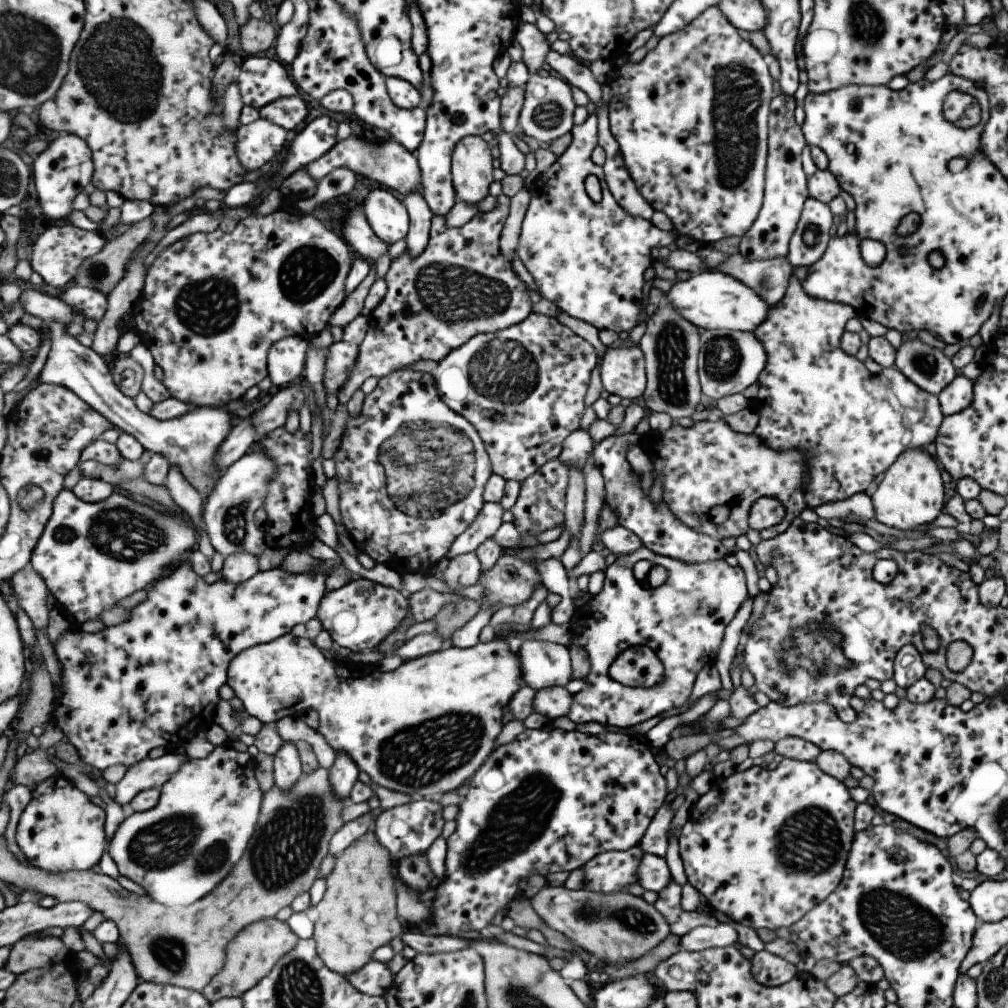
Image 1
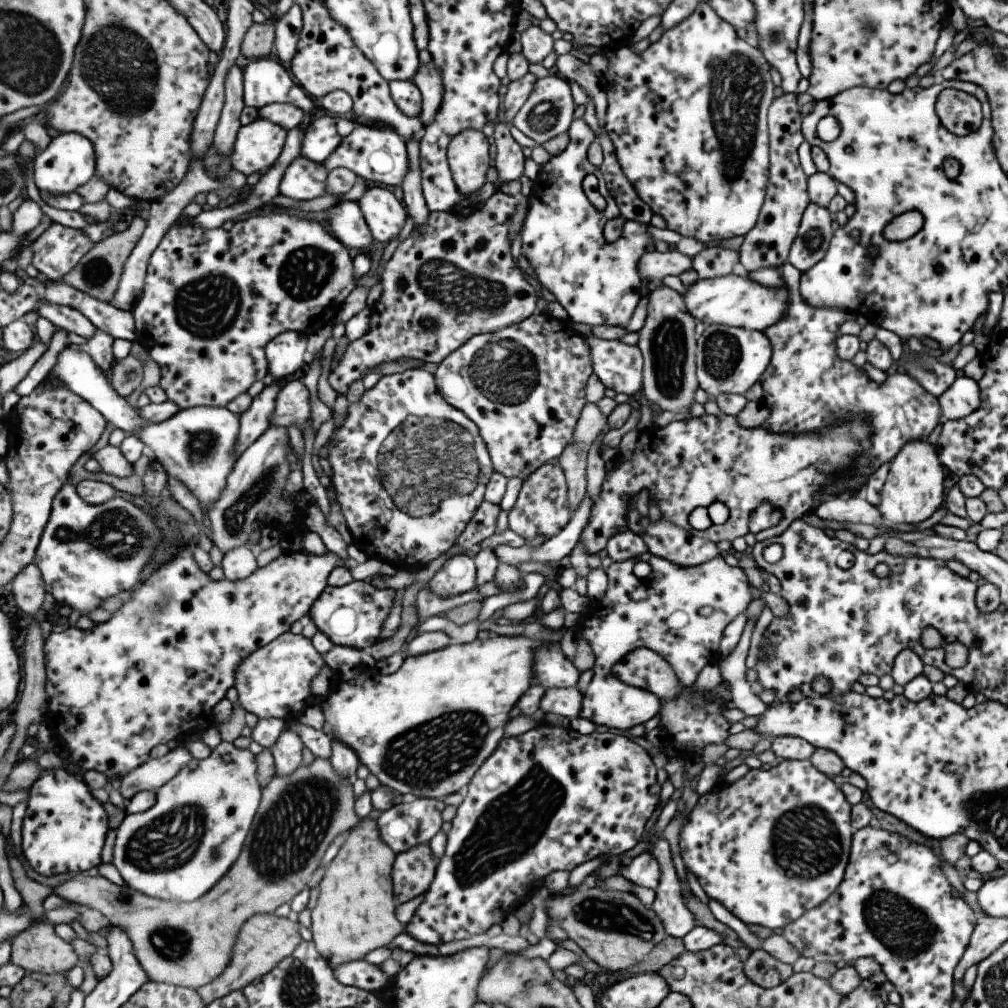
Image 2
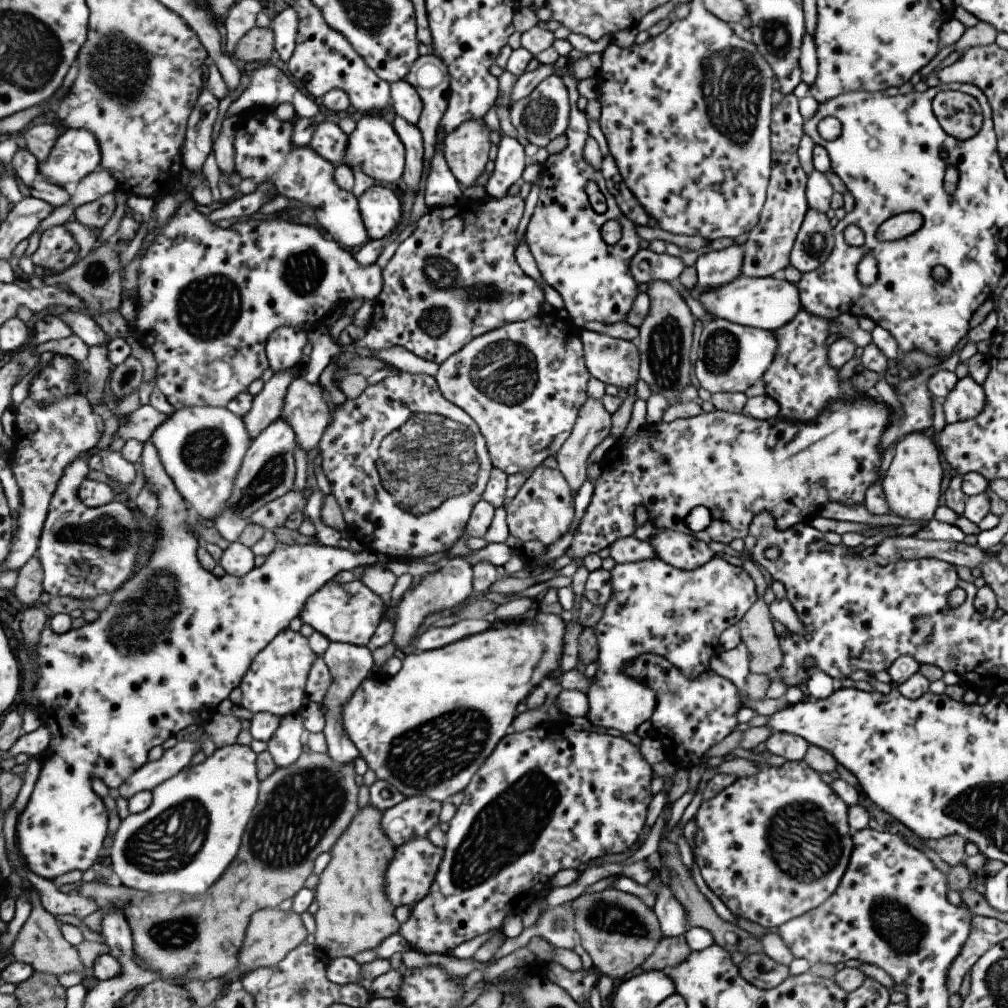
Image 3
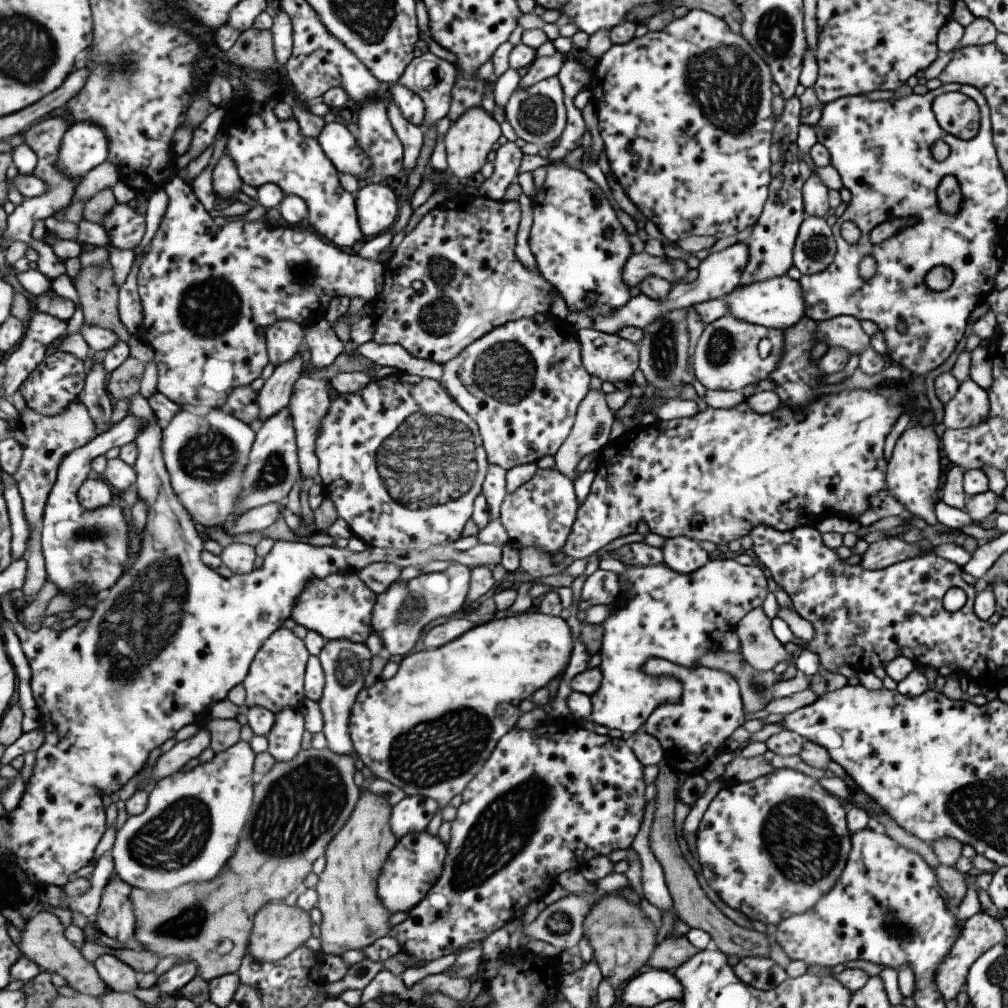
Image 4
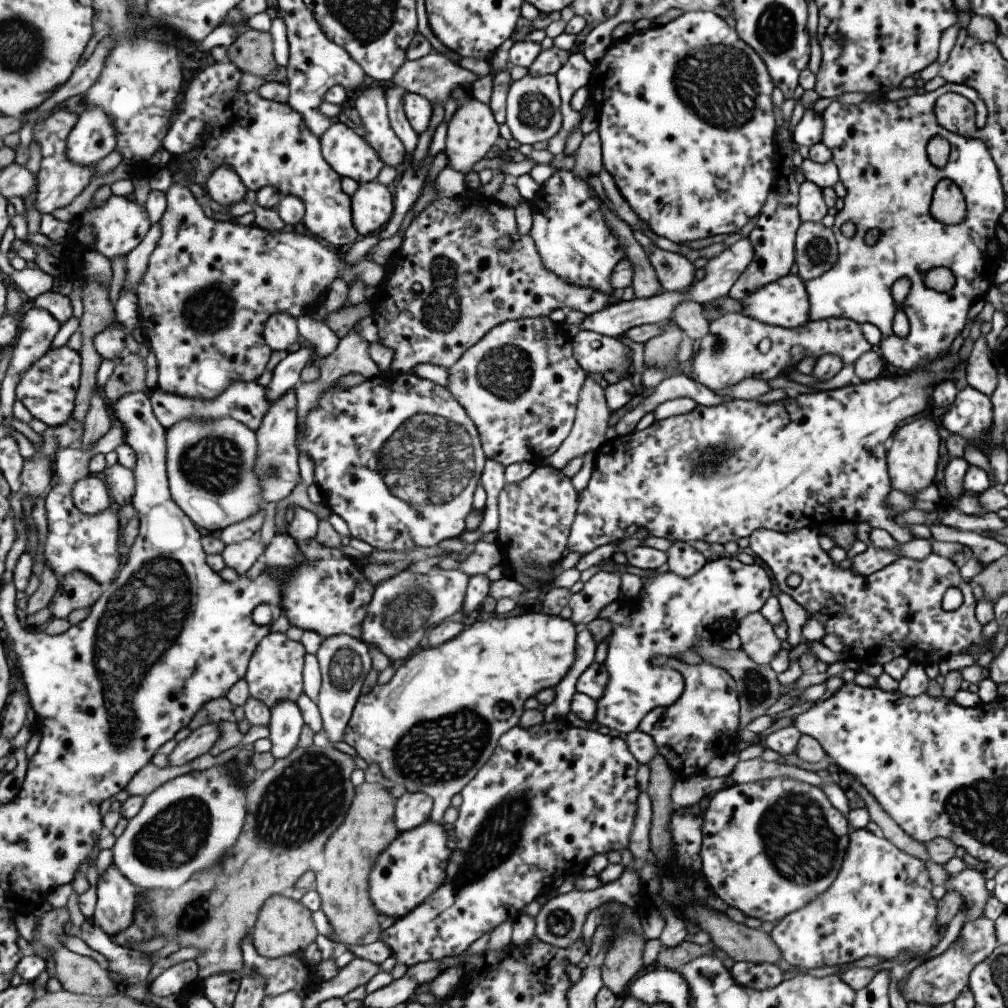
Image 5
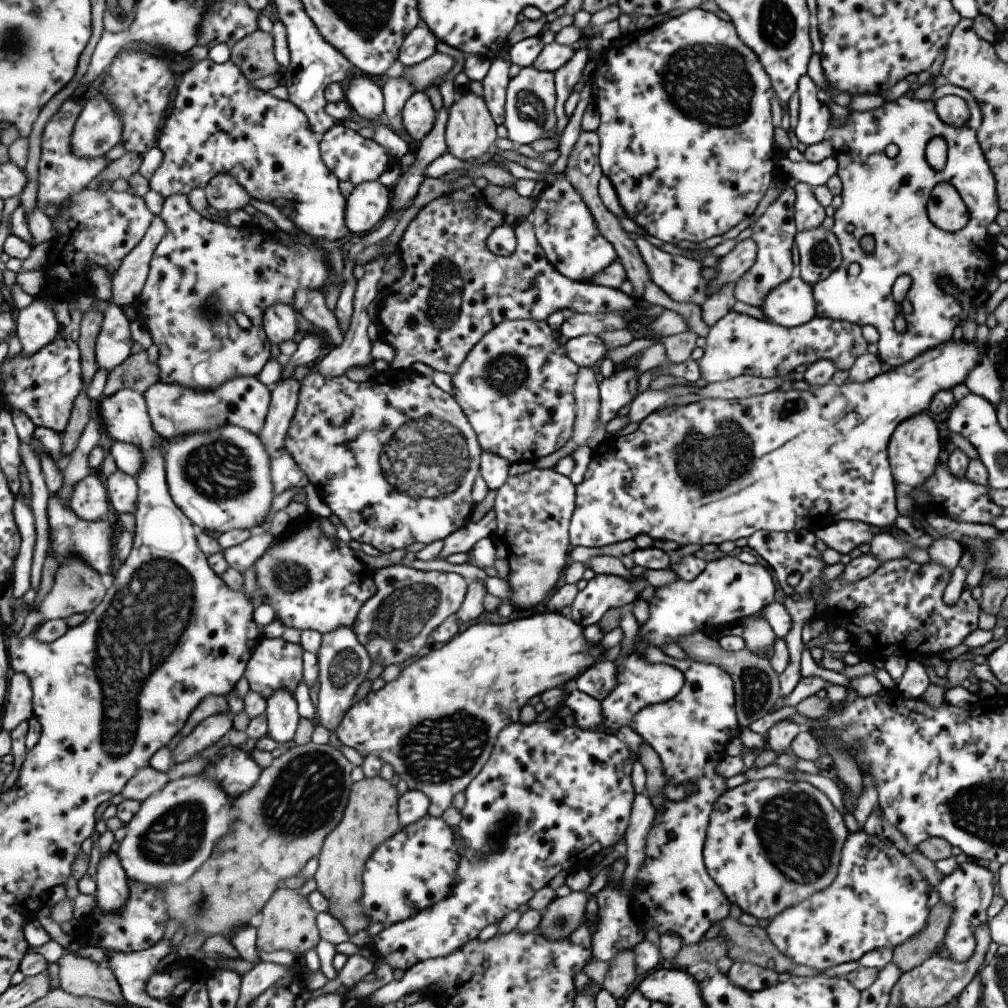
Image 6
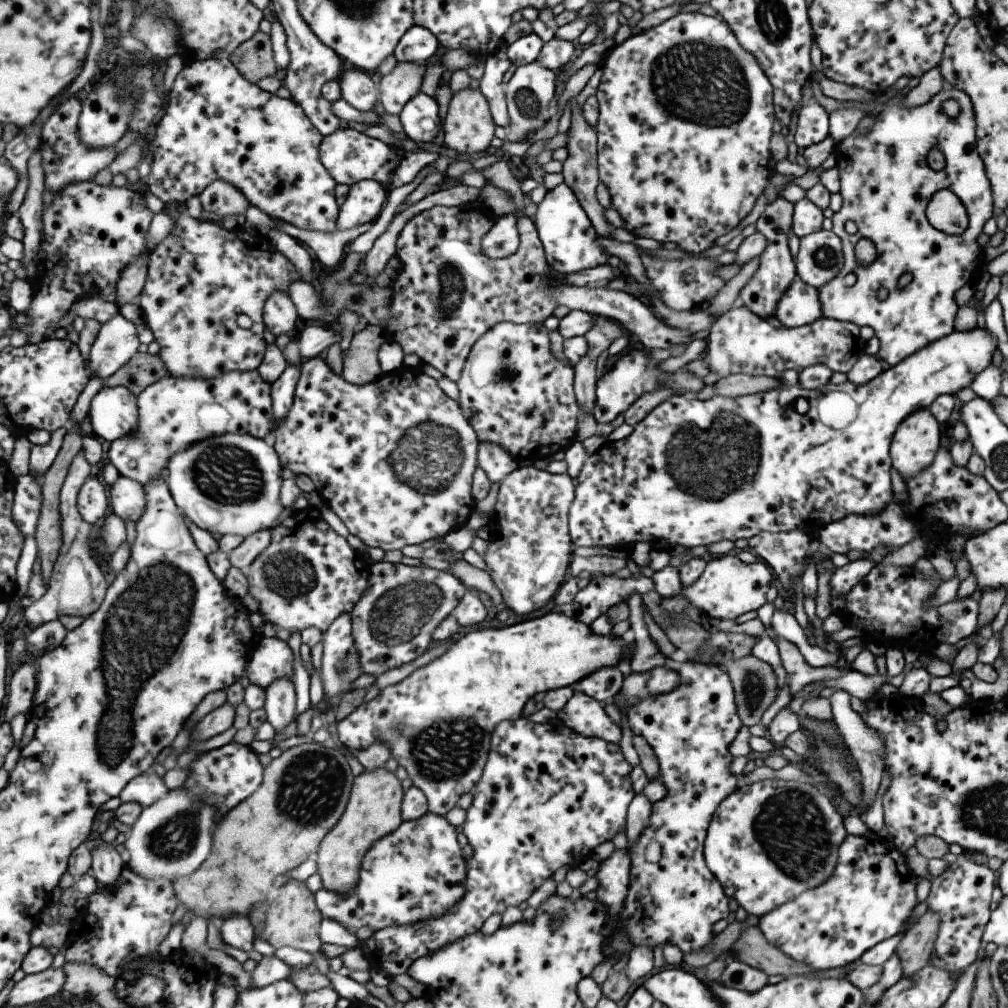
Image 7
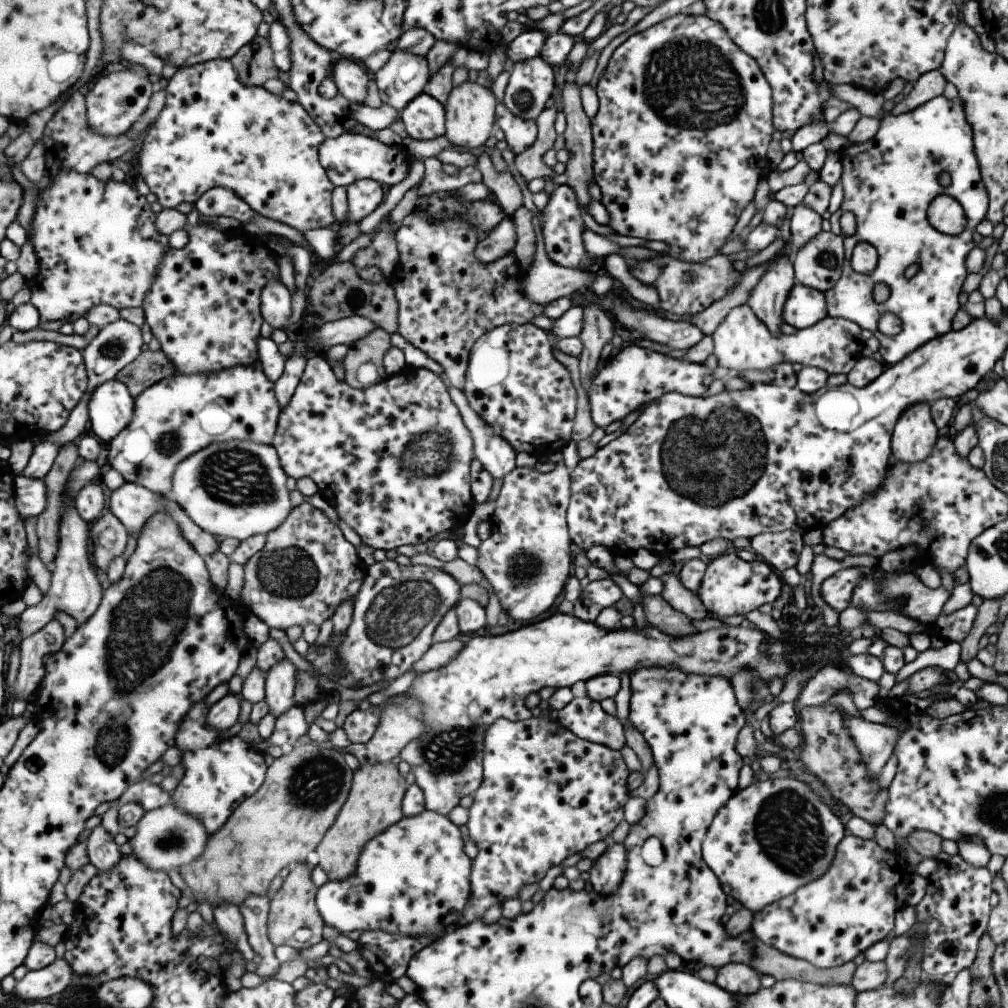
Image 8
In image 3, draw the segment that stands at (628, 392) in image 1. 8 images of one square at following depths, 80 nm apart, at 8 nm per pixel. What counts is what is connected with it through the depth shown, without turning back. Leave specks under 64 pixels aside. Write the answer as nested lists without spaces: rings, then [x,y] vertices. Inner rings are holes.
[[[588,331],[578,333],[584,365],[591,377],[617,388],[629,388],[638,380],[639,355],[631,342]]]

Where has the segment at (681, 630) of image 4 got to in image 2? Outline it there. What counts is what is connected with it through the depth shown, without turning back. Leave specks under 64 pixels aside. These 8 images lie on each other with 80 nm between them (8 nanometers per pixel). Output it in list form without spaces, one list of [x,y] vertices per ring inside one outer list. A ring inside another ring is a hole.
[[[643,553],[623,562],[612,562],[605,571],[607,590],[600,601],[588,601],[583,606],[583,614],[575,626],[577,638],[585,639],[594,654],[592,679],[587,690],[582,693],[581,708],[578,716],[587,718],[594,725],[607,726],[613,730],[626,730],[643,724],[658,714],[659,699],[647,689],[640,689],[621,682],[612,669],[616,662],[631,654],[636,648],[645,647],[660,654],[673,669],[675,676],[684,687],[691,688],[697,674],[704,666],[714,663],[719,658],[718,644],[723,629],[738,614],[744,612],[751,598],[750,584],[745,574],[738,567],[731,567],[723,561],[722,555],[696,567],[682,567],[668,560]],[[636,562],[647,562],[650,573],[644,578],[637,578],[631,570]]]

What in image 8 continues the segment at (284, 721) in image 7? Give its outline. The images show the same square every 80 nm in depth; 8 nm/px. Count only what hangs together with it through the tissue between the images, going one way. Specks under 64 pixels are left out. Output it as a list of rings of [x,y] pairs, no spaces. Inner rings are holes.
[[[286,657],[266,676],[266,699],[275,720],[296,704],[296,676],[298,670]]]

